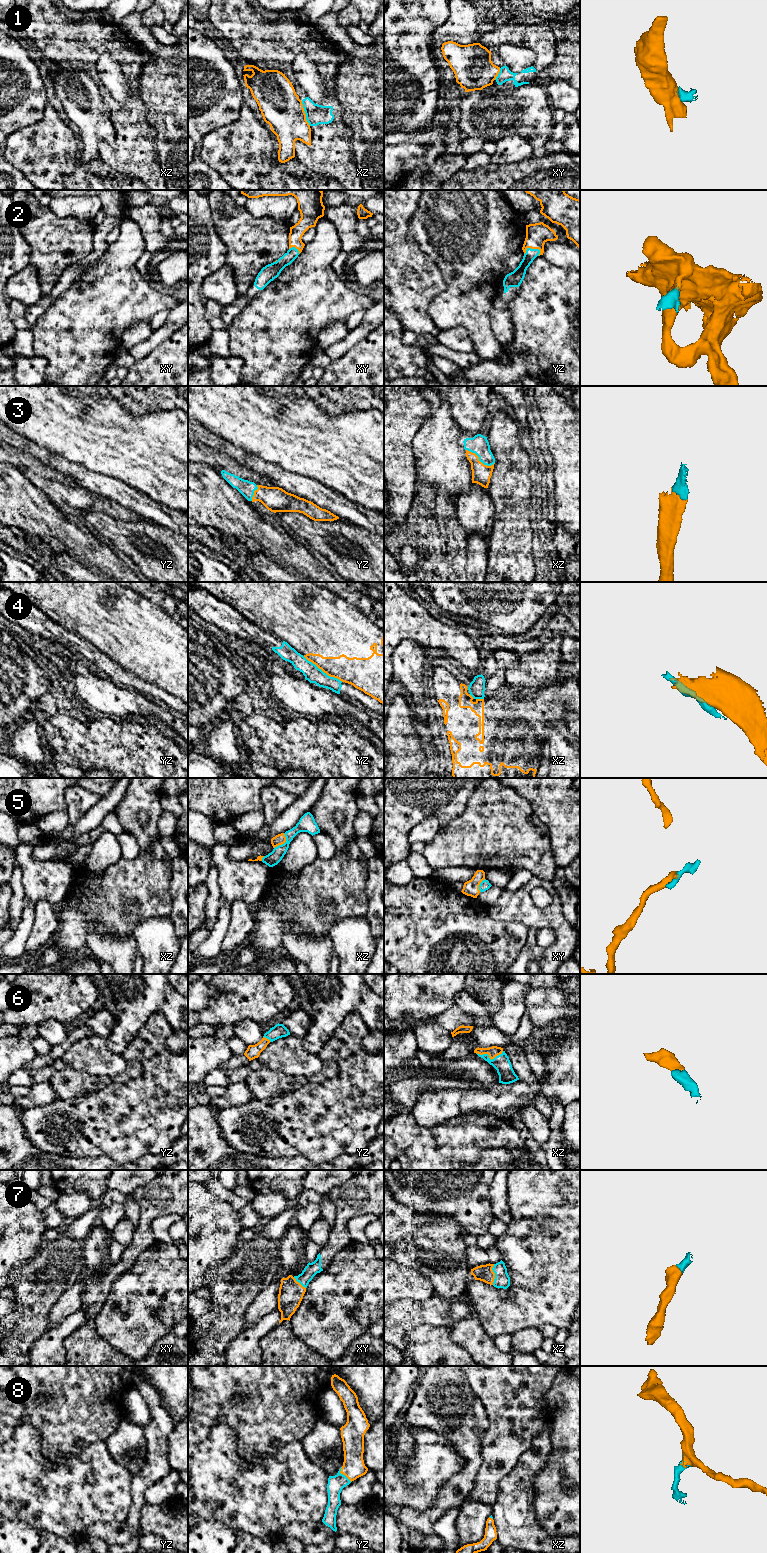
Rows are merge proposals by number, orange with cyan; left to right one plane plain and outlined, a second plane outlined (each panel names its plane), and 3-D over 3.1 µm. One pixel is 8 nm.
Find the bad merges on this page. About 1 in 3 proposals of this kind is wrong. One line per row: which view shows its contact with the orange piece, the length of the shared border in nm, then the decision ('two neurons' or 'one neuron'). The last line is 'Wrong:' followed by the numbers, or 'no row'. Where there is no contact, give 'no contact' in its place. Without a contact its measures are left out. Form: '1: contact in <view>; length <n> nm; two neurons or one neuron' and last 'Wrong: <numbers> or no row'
1: contact in xz; length 220 nm; two neurons
2: contact in yz; length 140 nm; one neuron
3: contact in xz; length 260 nm; one neuron
4: contact in yz; length 380 nm; two neurons
5: contact in xz; length 150 nm; two neurons
6: contact in xz; length 220 nm; one neuron
7: contact in xz; length 170 nm; one neuron
8: contact in yz; length 150 nm; one neuron
Wrong: 1, 4, 5

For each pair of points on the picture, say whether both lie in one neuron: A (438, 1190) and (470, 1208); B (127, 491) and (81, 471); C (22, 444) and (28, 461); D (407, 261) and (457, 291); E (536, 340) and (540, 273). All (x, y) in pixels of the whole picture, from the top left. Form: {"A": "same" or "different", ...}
{"A": "same", "B": "same", "C": "different", "D": "different", "E": "same"}

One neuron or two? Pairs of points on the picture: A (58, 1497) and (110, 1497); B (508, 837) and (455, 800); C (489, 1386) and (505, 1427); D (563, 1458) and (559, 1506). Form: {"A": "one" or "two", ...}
{"A": "one", "B": "two", "C": "one", "D": "one"}

